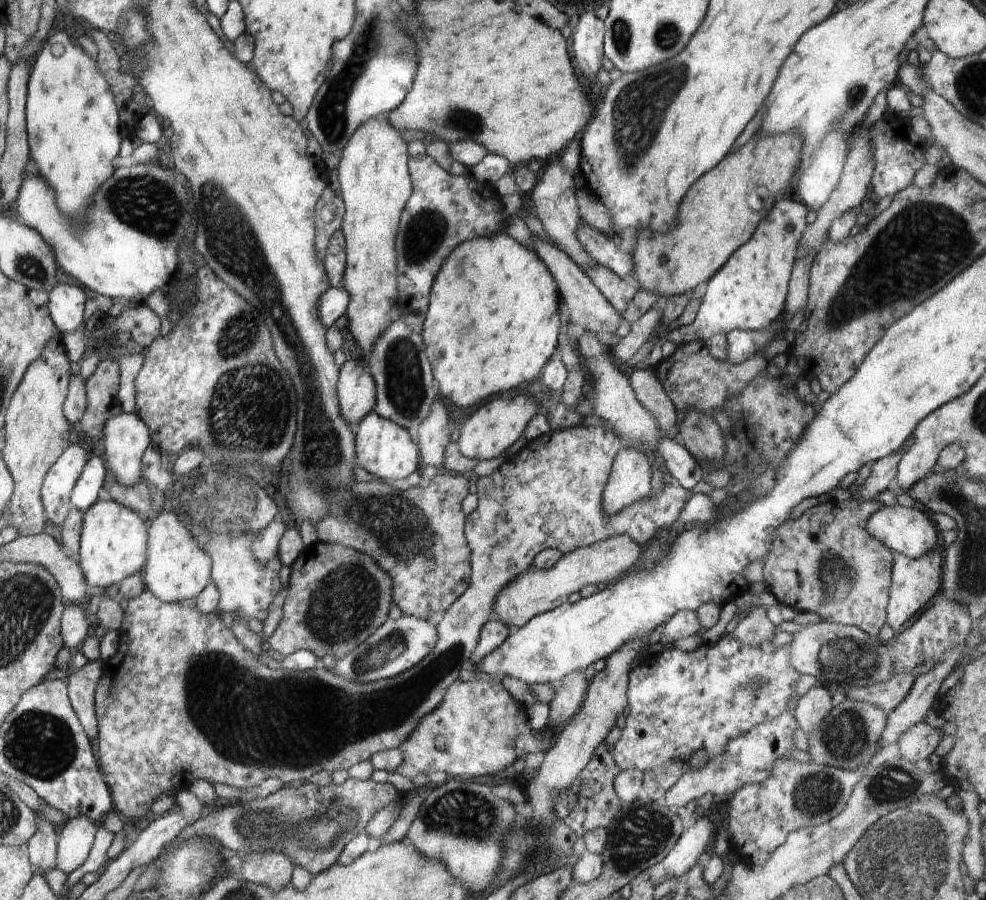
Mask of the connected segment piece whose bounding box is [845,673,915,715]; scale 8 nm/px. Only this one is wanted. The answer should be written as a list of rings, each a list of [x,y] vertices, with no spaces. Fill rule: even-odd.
[[[896,673],[892,679],[883,683],[872,683],[870,686],[854,687],[845,693],[846,698],[855,701],[866,701],[879,706],[889,715],[909,693],[915,676],[908,673]]]

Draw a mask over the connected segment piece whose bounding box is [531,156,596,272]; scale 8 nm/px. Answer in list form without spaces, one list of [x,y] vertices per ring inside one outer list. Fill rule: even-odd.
[[[560,156],[555,157],[556,161],[550,163],[543,173],[540,174],[535,187],[532,189],[532,202],[534,202],[533,210],[534,216],[540,219],[543,224],[544,230],[548,233],[554,242],[558,243],[568,256],[578,265],[582,270],[590,269],[592,265],[596,264],[593,259],[584,250],[580,244],[576,231],[582,223],[582,219],[578,214],[578,203],[576,201],[575,191],[577,190],[573,175],[568,173],[560,162]]]

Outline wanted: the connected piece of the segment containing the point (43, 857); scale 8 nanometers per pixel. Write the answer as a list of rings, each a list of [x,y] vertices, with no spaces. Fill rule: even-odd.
[[[46,817],[38,818],[38,832],[27,842],[32,866],[42,869],[42,876],[43,871],[54,869],[57,864],[56,842],[59,842],[59,836],[56,836],[56,829]]]

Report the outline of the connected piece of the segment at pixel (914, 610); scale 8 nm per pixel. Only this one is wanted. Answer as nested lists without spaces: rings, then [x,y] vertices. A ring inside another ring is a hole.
[[[932,549],[922,557],[910,558],[902,553],[893,553],[893,569],[889,590],[889,599],[886,607],[887,623],[896,634],[902,632],[904,622],[908,622],[914,614],[918,614],[924,606],[929,604],[930,598],[941,592],[941,578],[943,562],[940,550]]]

